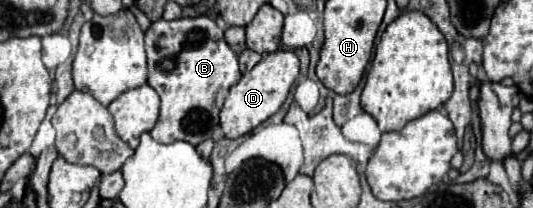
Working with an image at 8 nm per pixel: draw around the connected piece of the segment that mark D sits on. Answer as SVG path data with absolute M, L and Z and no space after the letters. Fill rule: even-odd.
M276 50L266 54L250 72L244 72L240 82L230 88L230 94L220 112L220 128L226 138L240 138L268 120L284 104L294 80L298 78L300 62L292 50Z

